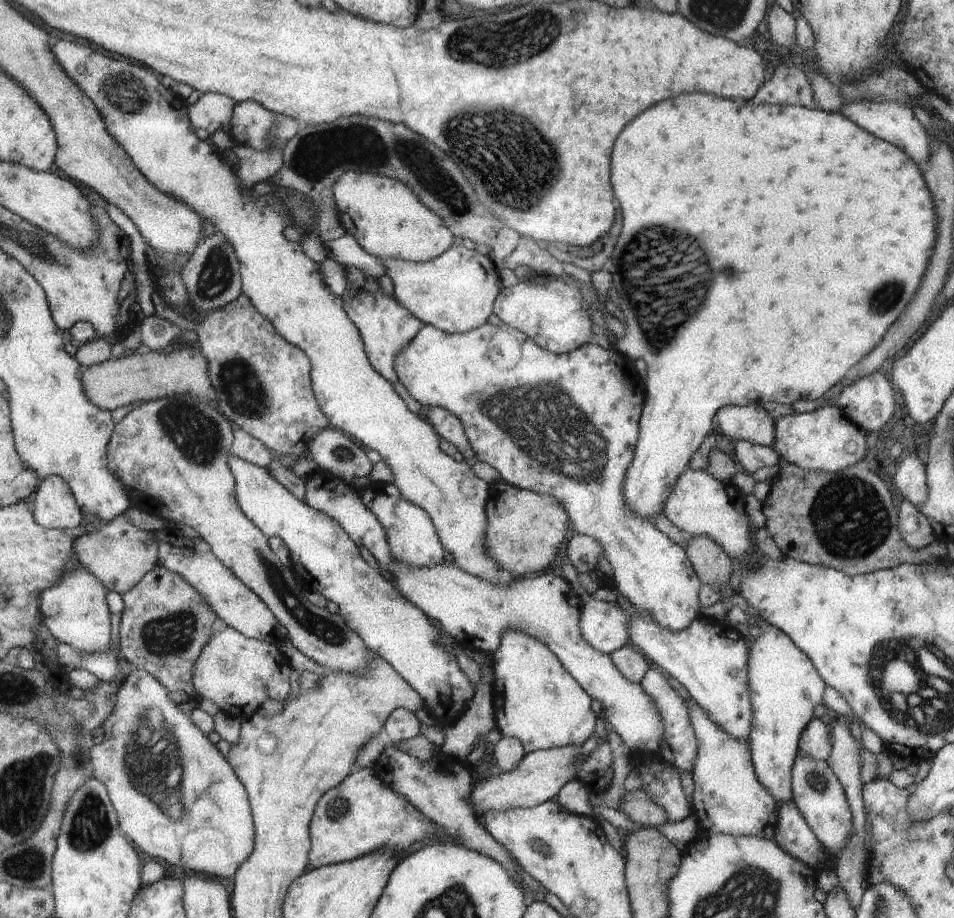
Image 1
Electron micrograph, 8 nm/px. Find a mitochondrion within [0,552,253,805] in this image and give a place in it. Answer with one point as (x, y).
(169, 636)

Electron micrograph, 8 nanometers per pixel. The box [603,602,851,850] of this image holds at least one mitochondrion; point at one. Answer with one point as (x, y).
(815, 779)

